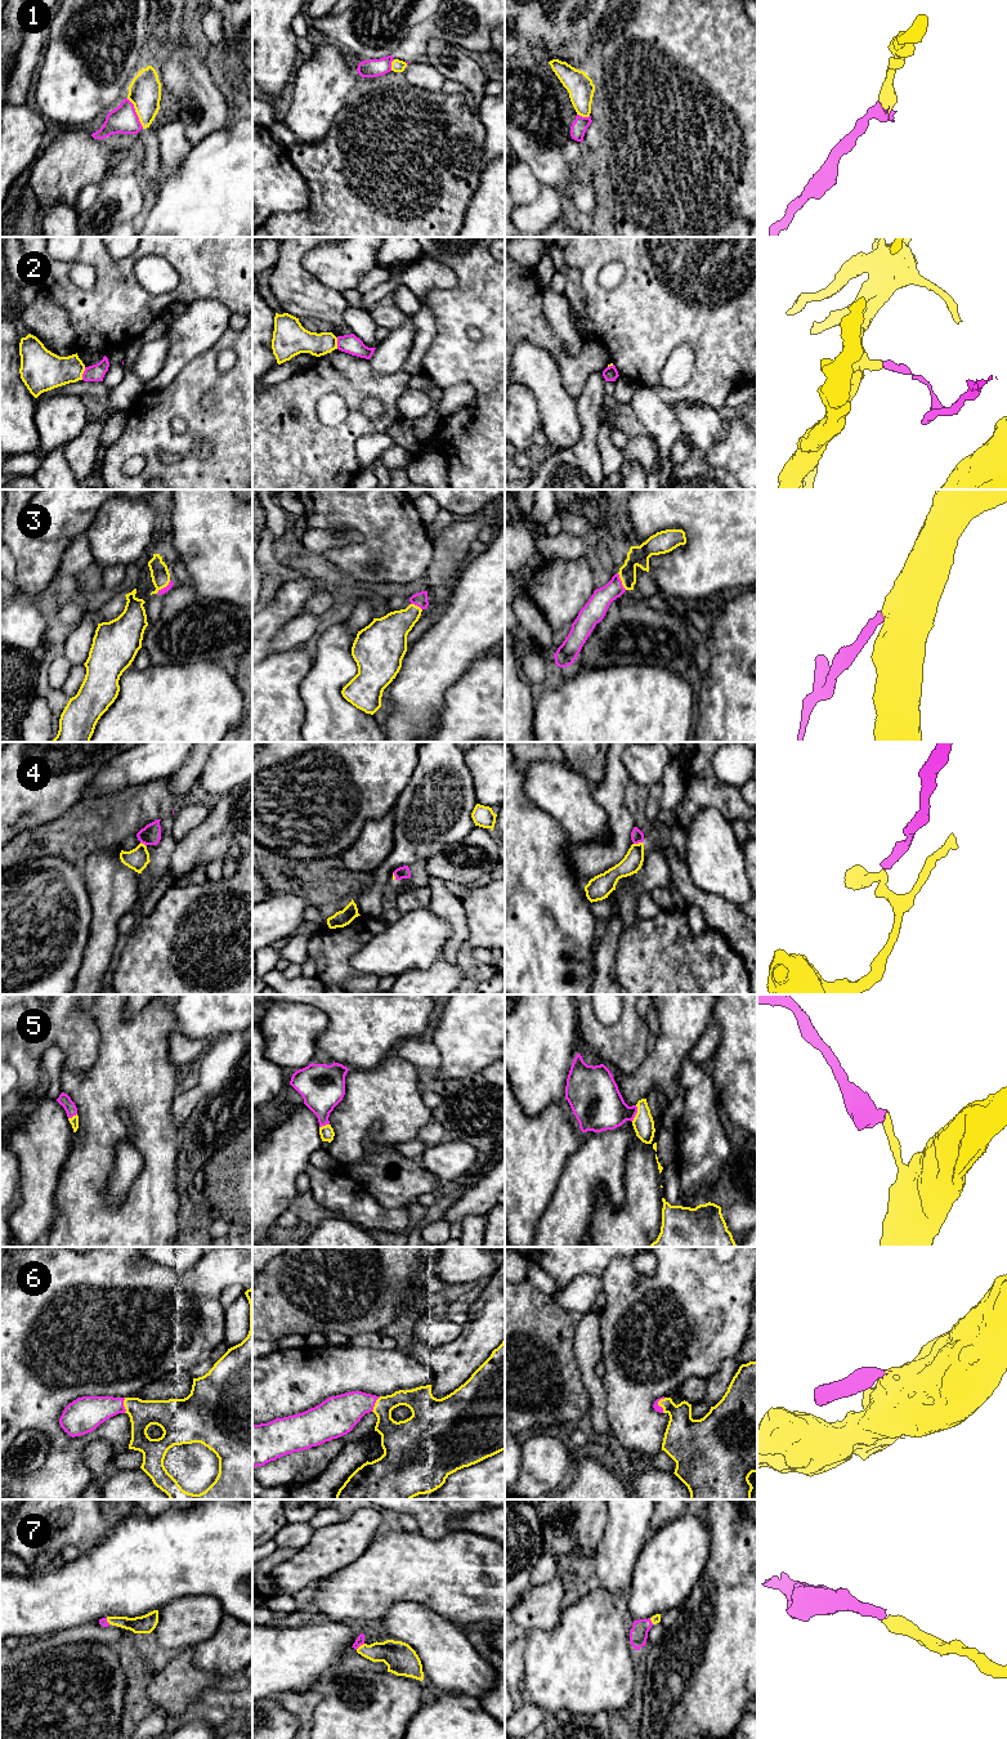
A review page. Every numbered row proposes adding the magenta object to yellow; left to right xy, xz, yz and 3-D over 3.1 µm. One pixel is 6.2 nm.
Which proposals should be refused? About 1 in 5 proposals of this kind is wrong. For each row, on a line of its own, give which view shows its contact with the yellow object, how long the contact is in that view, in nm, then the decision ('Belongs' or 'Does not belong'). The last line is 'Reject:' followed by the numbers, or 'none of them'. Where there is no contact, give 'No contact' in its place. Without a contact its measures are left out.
1: Touches yellow in xy. Shared border 220 nm. Does not belong
2: Touches yellow in xy. Shared border 80 nm. Does not belong
3: Touches yellow in yz. Shared border 120 nm. Belongs
4: Touches yellow in yz. Shared border 60 nm. Does not belong
5: Touches yellow in yz. Shared border 110 nm. Belongs
6: Touches yellow in xy. Shared border 100 nm. Belongs
7: Touches yellow in xz. Shared border 70 nm. Belongs
Reject: 1, 2, 4

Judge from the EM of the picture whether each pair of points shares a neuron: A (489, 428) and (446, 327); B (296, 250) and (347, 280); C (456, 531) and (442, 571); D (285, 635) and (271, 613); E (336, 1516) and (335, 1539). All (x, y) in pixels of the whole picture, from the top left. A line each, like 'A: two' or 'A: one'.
A: one
B: two
C: one
D: two
E: two

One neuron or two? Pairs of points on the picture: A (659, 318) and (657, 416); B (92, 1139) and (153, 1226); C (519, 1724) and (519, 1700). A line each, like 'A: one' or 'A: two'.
A: two
B: one
C: two

